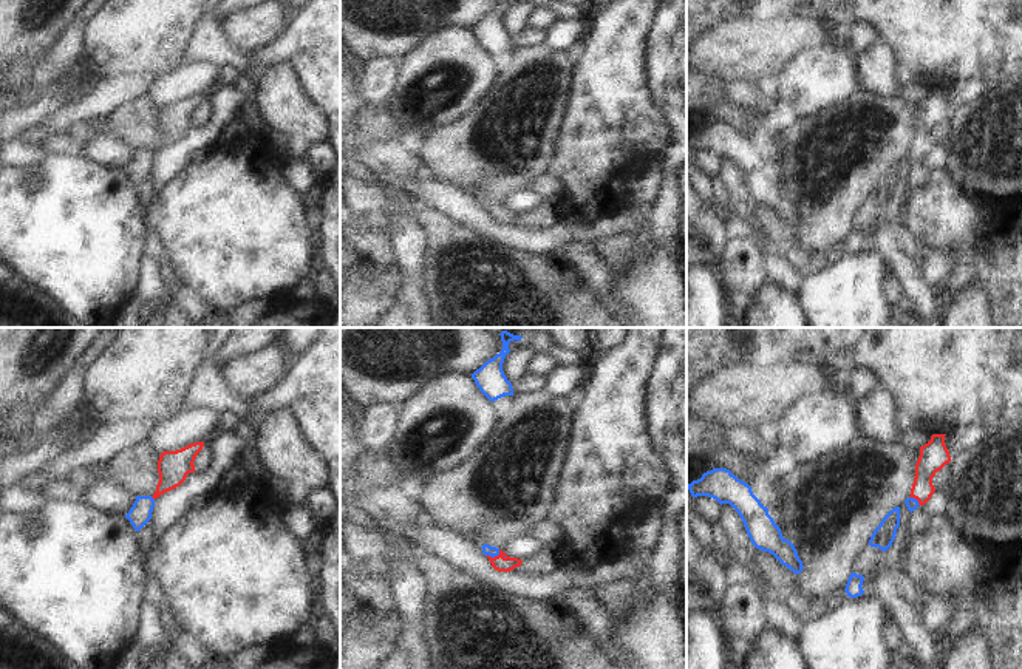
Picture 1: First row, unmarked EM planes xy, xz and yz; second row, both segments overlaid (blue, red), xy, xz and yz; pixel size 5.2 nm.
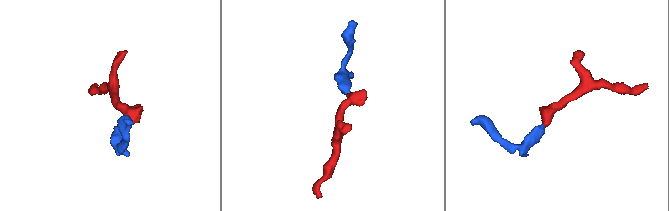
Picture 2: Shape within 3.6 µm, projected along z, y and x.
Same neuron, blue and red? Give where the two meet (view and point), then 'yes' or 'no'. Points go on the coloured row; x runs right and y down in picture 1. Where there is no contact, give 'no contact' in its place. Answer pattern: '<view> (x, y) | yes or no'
xz (493, 556) | yes

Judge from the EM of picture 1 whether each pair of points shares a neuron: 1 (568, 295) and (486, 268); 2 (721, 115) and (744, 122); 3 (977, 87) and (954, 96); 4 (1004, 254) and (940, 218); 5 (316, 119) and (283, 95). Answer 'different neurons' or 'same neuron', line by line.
1: same neuron
2: same neuron
3: same neuron
4: same neuron
5: same neuron

